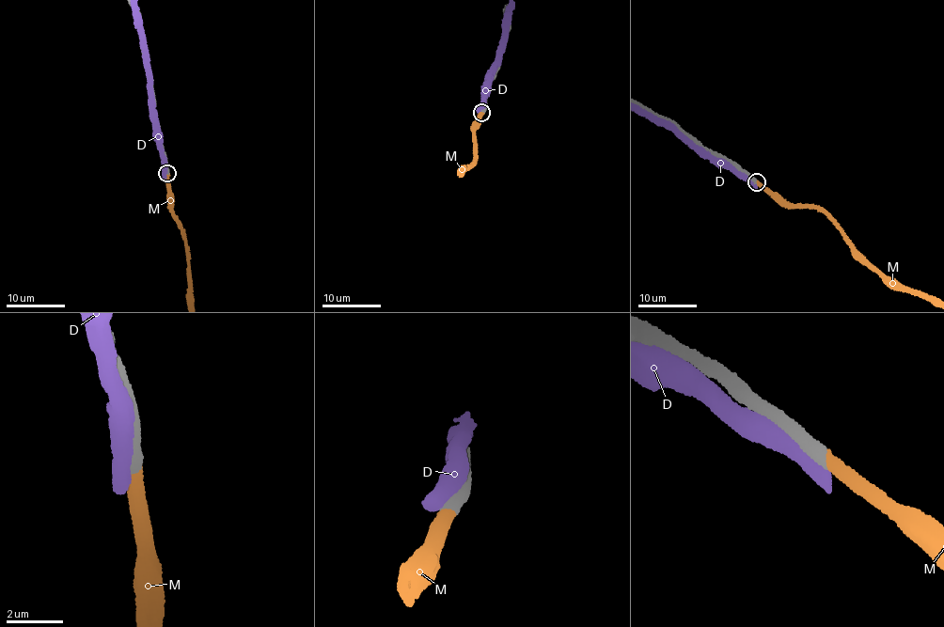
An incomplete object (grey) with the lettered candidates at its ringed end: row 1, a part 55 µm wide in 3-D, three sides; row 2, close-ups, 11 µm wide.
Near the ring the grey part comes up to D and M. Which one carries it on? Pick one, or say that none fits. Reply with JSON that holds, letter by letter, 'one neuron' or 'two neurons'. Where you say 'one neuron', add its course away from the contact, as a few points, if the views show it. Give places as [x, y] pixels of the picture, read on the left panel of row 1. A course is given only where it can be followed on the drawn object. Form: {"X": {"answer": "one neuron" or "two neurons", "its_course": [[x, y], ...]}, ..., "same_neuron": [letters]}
{"D": {"answer": "two neurons"}, "M": {"answer": "one neuron"}, "same_neuron": ["M"]}

